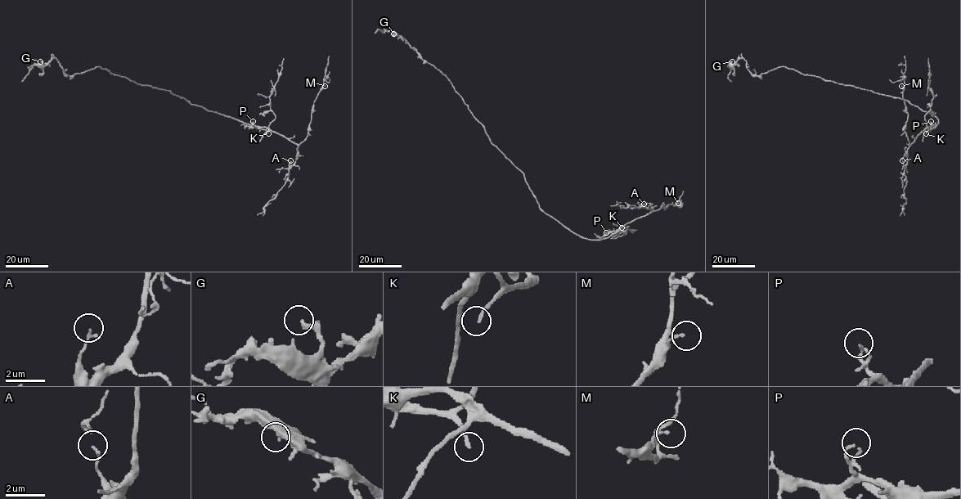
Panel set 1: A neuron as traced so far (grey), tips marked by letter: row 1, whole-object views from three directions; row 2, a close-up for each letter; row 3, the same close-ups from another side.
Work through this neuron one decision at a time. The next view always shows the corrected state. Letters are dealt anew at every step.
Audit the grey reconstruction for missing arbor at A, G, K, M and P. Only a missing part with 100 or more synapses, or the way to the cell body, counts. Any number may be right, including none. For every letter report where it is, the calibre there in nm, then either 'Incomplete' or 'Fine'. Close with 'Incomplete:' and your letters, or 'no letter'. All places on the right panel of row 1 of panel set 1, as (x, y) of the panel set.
A: Place: (902, 160). Thickness 120 nm. Fine
G: Place: (732, 61). Thickness 240 nm. Fine
K: Place: (926, 133). Thickness 150 nm. Incomplete
M: Place: (901, 86). Thickness 110 nm. Fine
P: Place: (931, 121). Thickness 120 nm. Fine
Incomplete: K

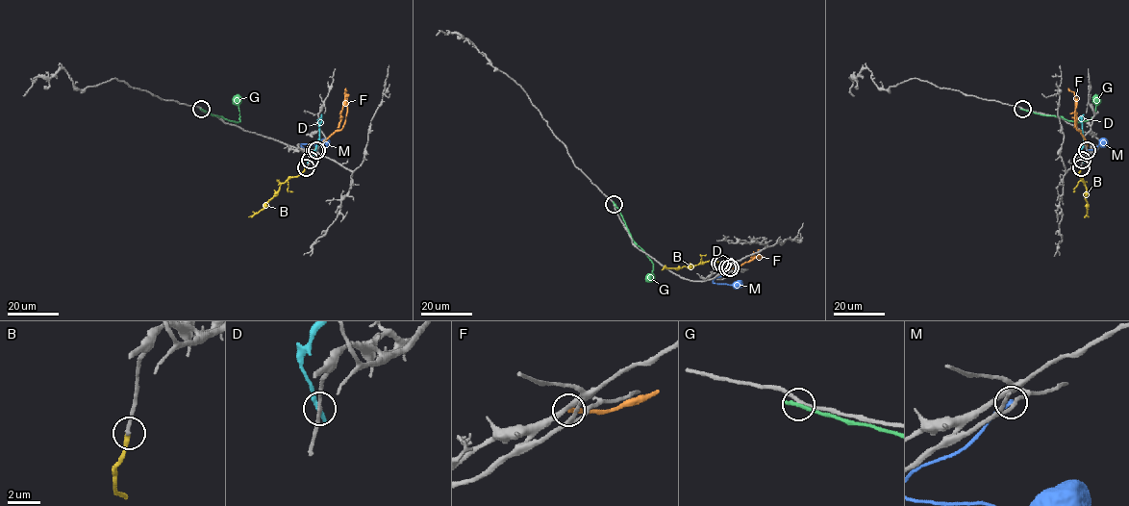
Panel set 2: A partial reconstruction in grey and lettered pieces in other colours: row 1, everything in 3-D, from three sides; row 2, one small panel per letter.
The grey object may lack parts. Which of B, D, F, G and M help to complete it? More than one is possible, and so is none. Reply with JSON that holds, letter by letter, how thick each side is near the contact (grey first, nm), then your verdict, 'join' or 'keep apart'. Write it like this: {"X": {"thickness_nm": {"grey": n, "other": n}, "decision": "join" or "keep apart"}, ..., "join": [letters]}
{"B": {"thickness_nm": {"grey": 240, "other": 280}, "decision": "join"}, "D": {"thickness_nm": {"grey": 200, "other": 240}, "decision": "keep apart"}, "F": {"thickness_nm": {"grey": 320, "other": 220}, "decision": "keep apart"}, "G": {"thickness_nm": {"grey": 240, "other": 380}, "decision": "keep apart"}, "M": {"thickness_nm": {"grey": 180, "other": 240}, "decision": "keep apart"}, "join": ["B"]}

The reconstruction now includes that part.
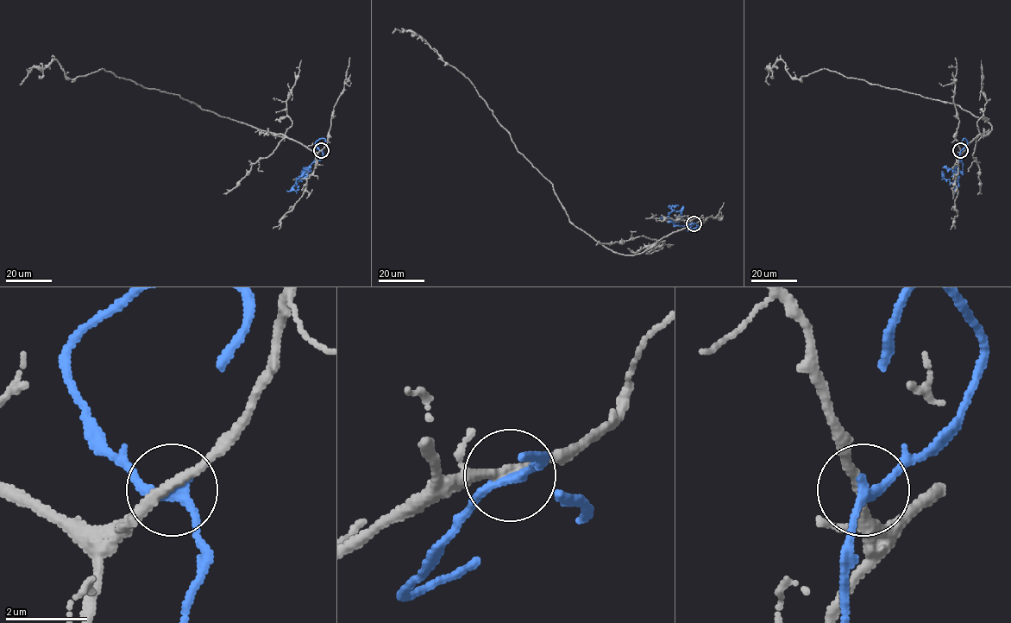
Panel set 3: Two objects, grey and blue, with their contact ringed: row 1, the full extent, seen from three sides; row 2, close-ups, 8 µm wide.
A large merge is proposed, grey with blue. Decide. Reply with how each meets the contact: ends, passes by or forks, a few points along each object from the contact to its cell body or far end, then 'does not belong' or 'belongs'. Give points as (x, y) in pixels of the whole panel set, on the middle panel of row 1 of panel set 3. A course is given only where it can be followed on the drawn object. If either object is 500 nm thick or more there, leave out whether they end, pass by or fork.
grey passes by; blue passes by; grey runs (693, 224), (641, 253), (606, 248), (569, 220), (553, 185), (517, 150), (473, 84), (417, 34), (392, 33); blue runs (693, 224), (674, 226), (679, 220), (668, 219), (671, 208), (678, 205); does not belong

